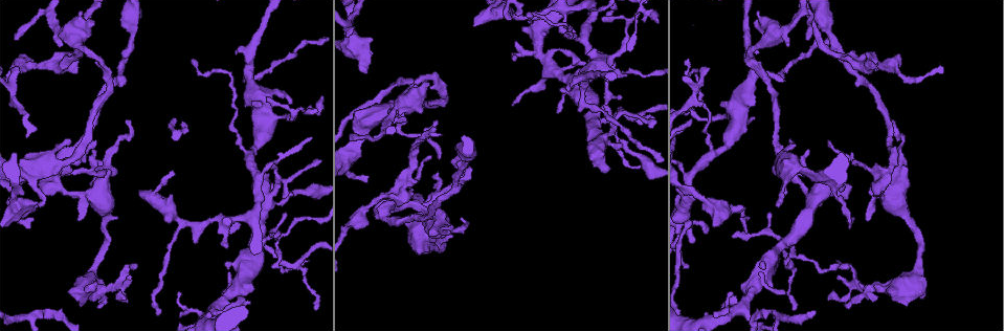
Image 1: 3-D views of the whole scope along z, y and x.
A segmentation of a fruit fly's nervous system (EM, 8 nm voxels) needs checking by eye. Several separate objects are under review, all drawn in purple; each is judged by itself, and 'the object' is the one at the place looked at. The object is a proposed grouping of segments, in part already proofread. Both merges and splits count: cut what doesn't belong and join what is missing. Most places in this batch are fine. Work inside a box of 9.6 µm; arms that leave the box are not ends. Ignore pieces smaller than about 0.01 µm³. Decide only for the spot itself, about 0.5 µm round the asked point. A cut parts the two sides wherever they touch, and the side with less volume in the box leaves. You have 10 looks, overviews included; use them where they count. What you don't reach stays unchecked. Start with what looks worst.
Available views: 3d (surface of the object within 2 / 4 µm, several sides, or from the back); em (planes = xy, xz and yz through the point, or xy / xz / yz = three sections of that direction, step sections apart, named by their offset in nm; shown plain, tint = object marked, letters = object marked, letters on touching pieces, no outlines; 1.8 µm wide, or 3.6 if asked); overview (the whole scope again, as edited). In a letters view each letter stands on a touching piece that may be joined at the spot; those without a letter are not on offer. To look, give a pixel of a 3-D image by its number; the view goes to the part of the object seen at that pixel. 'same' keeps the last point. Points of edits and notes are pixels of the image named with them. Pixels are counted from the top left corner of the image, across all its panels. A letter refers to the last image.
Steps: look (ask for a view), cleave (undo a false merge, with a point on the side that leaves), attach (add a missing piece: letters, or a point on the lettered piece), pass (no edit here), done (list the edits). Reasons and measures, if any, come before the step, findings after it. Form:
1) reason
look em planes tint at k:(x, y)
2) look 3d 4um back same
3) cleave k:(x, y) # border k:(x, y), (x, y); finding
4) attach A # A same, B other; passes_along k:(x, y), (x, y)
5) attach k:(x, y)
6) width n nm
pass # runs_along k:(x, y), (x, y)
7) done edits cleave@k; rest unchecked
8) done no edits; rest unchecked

small branch off a trunk
look 3d 4um at 1:(436, 195)

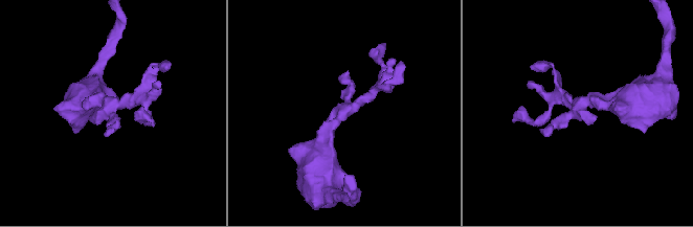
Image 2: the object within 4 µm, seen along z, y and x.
look em yz step 8 letters at 2:(345, 112)

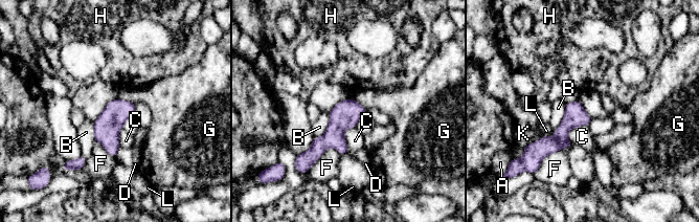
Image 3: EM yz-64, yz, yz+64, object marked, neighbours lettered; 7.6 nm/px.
pass # A other, B other, C other, D other, F other, G other, H other, K other, L other; all the same cell

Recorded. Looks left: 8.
branch stops here
look em xy step 16 letters at 1:(742, 208)

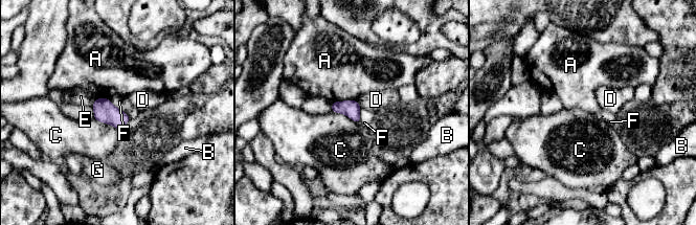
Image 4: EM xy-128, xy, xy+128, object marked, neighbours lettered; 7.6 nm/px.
another direction
look em planes letters same

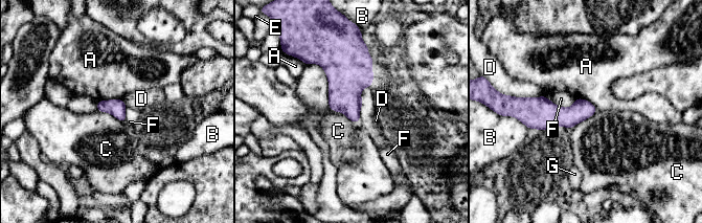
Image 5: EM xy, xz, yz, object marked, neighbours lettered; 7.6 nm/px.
width 130 nm
pass # A other, B other, C other, D other, E other, F other, G other; border 5:(596, 109), (591, 115), (568, 129); no lettered piece goes on from it

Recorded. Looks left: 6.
sharp bend
look em planes plain at 1:(302, 108)

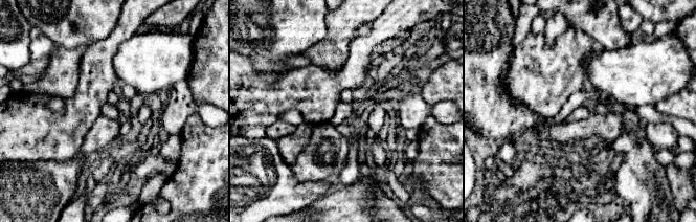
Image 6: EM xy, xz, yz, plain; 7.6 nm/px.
look em planes tint same

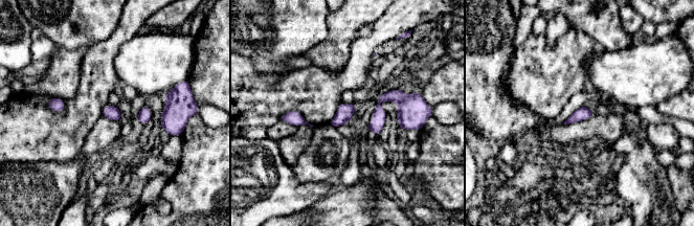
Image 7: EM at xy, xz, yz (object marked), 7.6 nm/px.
see the neighbours
look em planes letters same

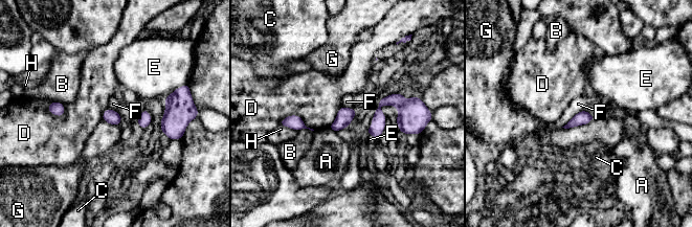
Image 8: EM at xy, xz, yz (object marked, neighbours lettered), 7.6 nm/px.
pass # A other, B other, C other, D other, E other, F other, G other, H other; border 8:(583, 109), (561, 127); continuous, no second cell

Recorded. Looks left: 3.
thin arm on a thick one
look em planes letters at 1:(592, 114)

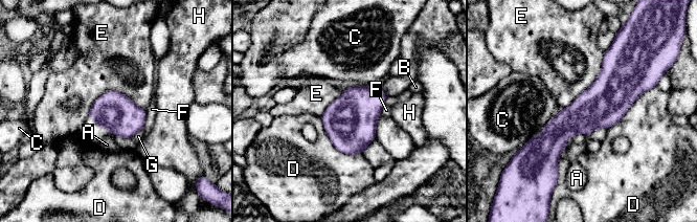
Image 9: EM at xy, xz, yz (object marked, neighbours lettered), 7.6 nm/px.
width 300 nm
pass # A other, B other, C other, D other, E other, F other, G other, H other; runs_along 9:(616, 59), (552, 165); all the same cell

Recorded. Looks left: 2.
done no edits; rest unchecked

